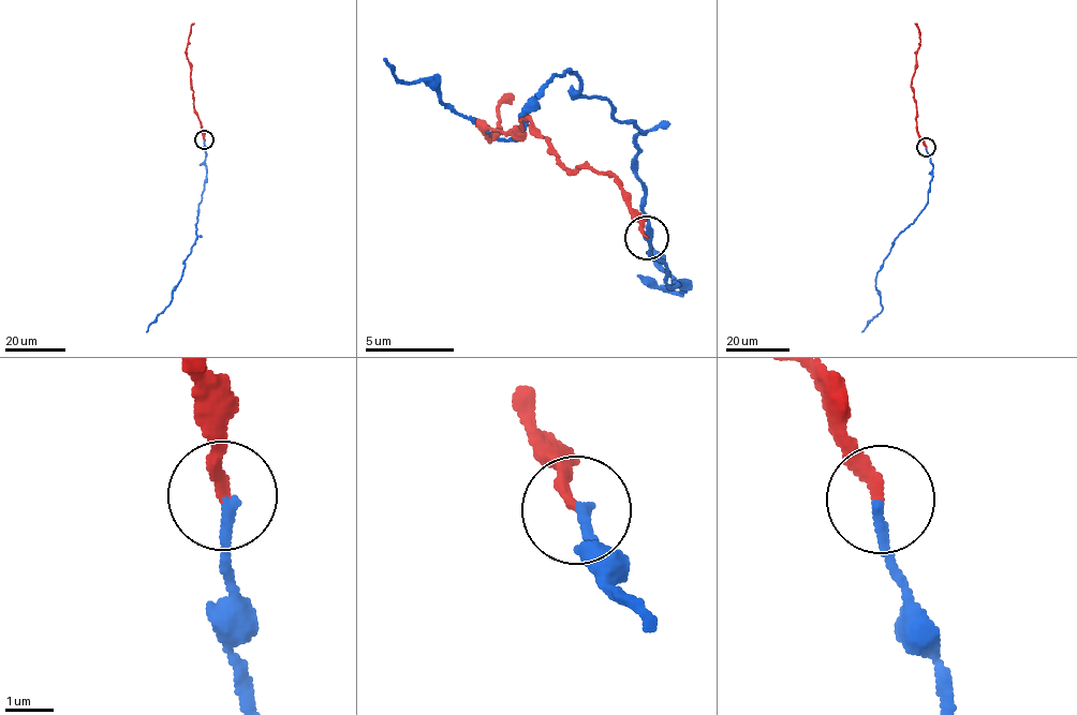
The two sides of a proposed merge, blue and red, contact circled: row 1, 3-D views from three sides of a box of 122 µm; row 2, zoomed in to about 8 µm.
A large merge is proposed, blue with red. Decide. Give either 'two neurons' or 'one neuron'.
one neuron

